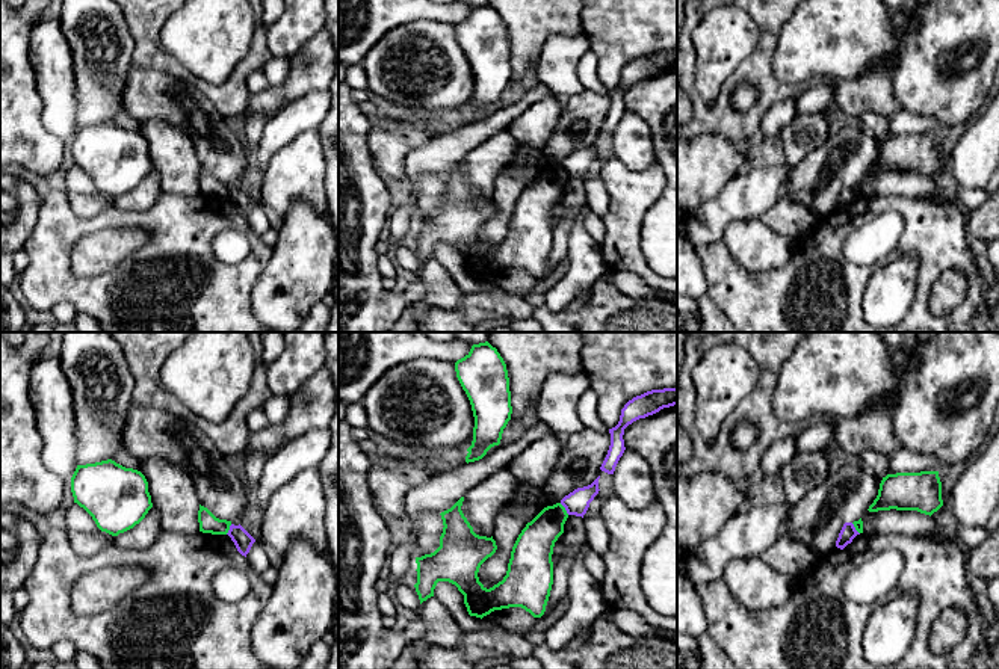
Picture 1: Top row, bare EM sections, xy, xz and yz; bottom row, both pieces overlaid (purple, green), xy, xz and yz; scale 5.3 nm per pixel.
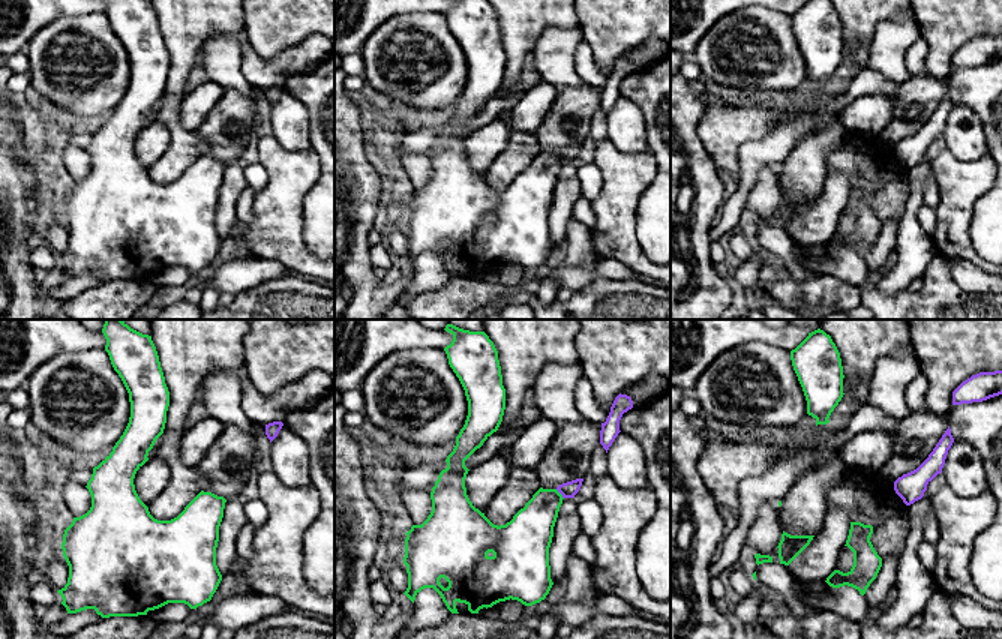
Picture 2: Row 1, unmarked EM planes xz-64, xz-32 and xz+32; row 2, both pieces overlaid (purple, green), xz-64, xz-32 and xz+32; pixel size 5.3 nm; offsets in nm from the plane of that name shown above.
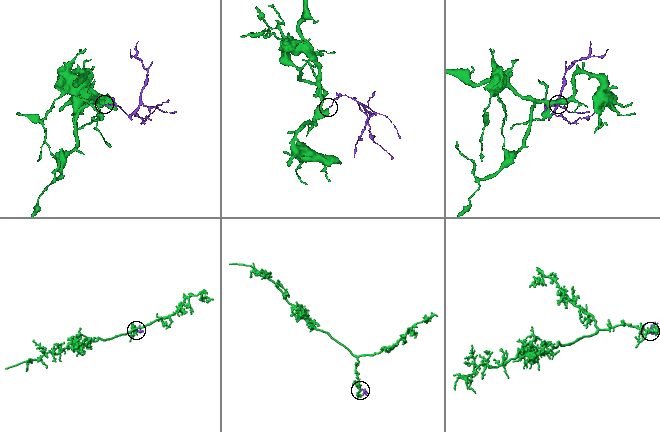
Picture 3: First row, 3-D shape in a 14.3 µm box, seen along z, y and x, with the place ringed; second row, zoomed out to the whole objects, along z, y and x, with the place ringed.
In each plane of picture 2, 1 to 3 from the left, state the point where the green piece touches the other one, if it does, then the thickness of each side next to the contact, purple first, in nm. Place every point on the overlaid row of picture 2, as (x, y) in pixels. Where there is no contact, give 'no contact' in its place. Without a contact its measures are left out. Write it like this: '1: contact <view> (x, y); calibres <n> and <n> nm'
1: no contact
2: contact xz-32 (560, 492); calibres 90 and 240 nm
3: no contact

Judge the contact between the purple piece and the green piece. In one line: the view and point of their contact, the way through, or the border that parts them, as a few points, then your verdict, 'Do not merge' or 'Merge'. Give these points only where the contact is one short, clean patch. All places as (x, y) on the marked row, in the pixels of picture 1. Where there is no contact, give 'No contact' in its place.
Touches purple at xz (565, 509). Boundary: xz (559, 503), (569, 514). Do not merge

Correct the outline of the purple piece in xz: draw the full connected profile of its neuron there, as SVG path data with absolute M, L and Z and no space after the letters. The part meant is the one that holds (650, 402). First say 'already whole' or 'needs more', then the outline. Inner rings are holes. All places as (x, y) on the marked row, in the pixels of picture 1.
already whole | M677 388L651 390L629 400L621 409L618 424L609 429L611 445L600 470L614 474L626 450L623 435L629 424L674 405L677 405Z

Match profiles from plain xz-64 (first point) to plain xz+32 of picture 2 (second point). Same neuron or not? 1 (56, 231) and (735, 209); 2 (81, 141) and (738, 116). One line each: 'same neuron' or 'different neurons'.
1: different neurons
2: different neurons

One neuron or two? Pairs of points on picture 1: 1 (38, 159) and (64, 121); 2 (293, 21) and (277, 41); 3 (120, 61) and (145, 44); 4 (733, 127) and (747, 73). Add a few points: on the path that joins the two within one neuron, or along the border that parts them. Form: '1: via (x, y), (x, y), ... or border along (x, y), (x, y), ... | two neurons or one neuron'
1: border along (41, 101), (43, 124), (64, 141) | two neurons
2: via (292, 26), (281, 36) | one neuron
3: border along (124, 18), (133, 41), (133, 64) | two neurons
4: via (726, 112), (726, 89), (732, 83) | one neuron

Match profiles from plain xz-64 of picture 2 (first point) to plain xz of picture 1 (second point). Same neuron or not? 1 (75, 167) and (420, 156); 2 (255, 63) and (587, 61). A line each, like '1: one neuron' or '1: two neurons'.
1: two neurons
2: one neuron

